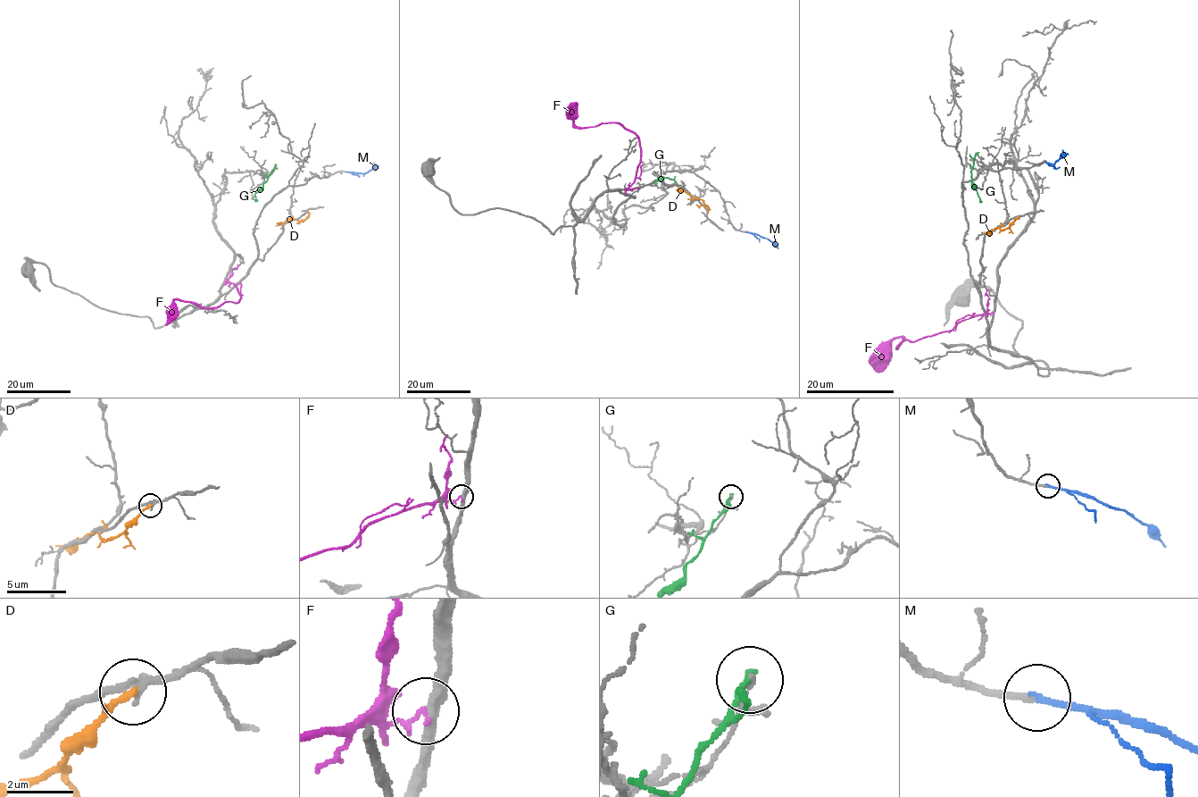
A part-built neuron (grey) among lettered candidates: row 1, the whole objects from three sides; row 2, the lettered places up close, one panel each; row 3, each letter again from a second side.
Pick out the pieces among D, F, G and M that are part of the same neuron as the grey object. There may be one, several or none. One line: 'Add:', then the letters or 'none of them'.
Add: M

